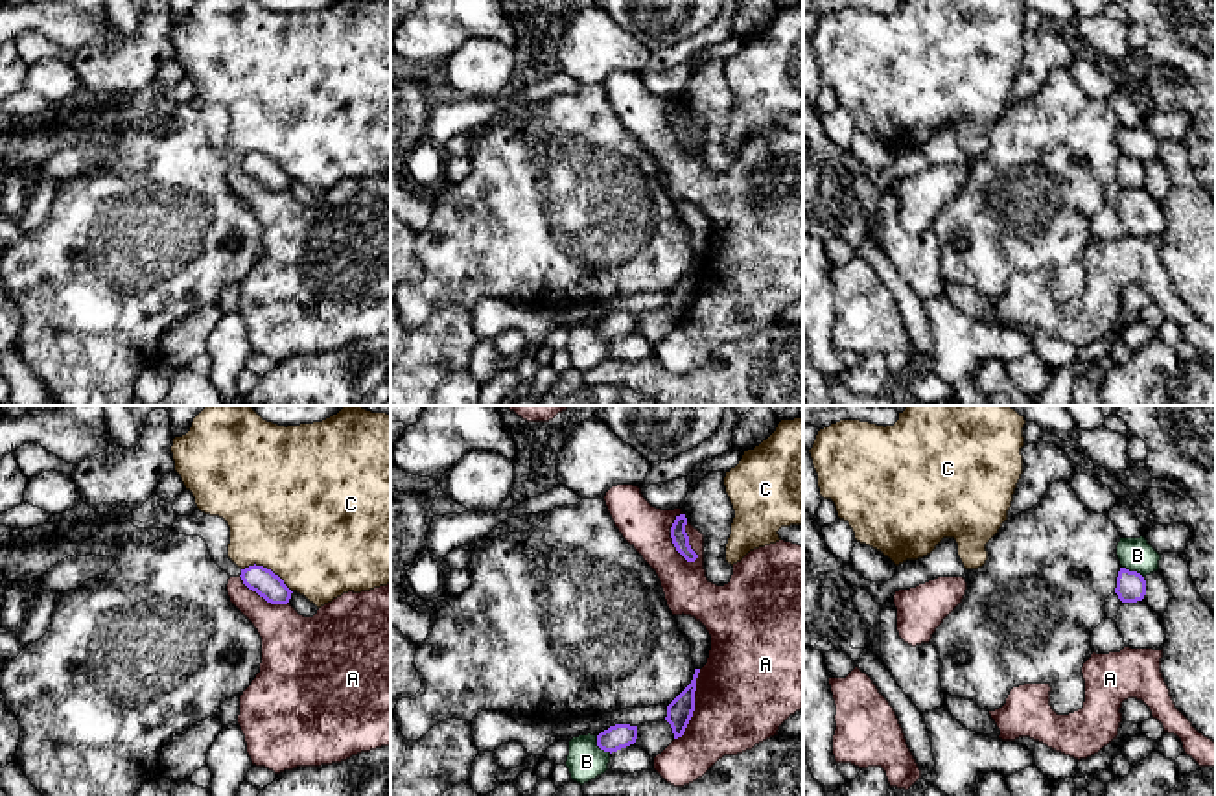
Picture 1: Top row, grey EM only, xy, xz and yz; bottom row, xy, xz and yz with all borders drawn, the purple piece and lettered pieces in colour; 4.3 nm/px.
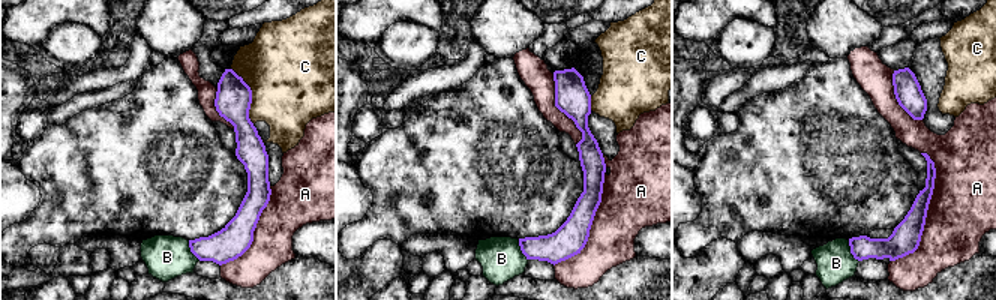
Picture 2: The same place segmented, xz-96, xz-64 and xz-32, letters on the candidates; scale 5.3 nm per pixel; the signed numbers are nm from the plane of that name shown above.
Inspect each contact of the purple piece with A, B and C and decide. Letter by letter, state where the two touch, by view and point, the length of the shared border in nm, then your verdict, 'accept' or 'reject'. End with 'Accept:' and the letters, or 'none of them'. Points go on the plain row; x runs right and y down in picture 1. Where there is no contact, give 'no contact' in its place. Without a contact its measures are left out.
A: xz (673, 128) | 240 nm | reject
B: xz (599, 334) | 100 nm | reject
C: xy (266, 155) | 240 nm | reject
Accept: none of them

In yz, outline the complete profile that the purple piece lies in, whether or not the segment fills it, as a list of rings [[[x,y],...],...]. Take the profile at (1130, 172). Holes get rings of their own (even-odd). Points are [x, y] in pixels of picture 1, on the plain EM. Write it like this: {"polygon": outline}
{"polygon": [[[1120,155],[1115,181],[1122,190],[1137,190],[1146,182],[1146,168],[1140,160]]]}

